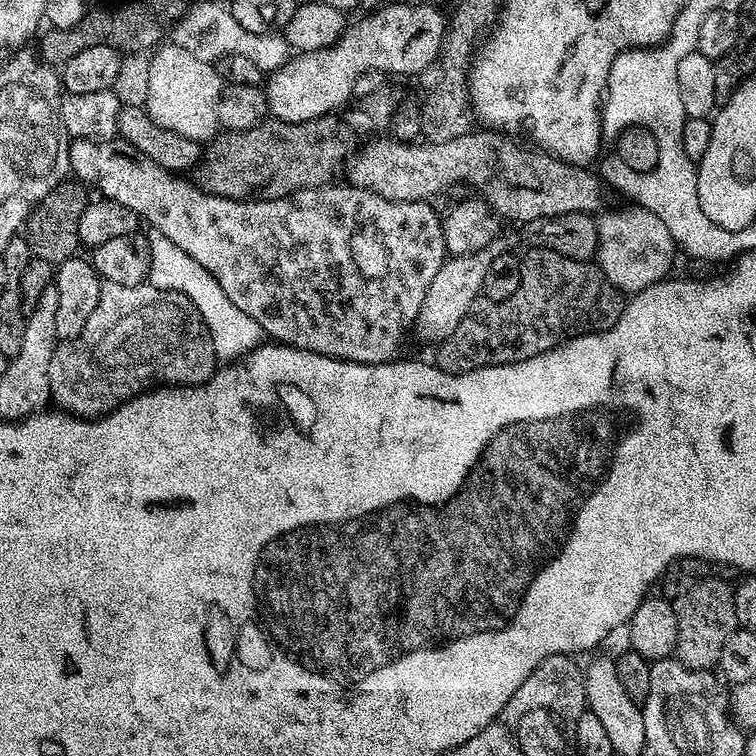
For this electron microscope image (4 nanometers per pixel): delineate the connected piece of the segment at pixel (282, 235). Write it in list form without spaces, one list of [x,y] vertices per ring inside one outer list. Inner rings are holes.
[[[119,138],[106,140],[78,140],[73,139],[67,145],[68,166],[71,175],[77,181],[83,182],[89,189],[97,188],[99,195],[105,200],[113,200],[130,211],[139,214],[145,221],[148,220],[156,227],[155,231],[161,236],[170,238],[174,246],[180,250],[186,250],[198,266],[202,266],[218,282],[218,286],[226,294],[230,304],[236,306],[242,313],[254,318],[258,322],[265,337],[271,338],[277,344],[283,344],[289,348],[301,348],[307,352],[317,352],[323,356],[334,356],[337,360],[352,360],[356,364],[386,364],[397,355],[396,347],[404,336],[404,331],[413,327],[418,310],[422,306],[422,298],[426,298],[426,290],[430,290],[430,284],[434,282],[434,274],[442,270],[446,259],[444,247],[444,226],[441,217],[436,217],[436,212],[431,203],[423,200],[411,200],[403,204],[397,200],[387,200],[381,196],[375,196],[365,188],[353,188],[343,186],[325,186],[323,188],[306,188],[303,192],[295,193],[291,198],[283,200],[227,200],[221,196],[211,196],[195,183],[187,184],[184,178],[158,166],[158,162],[150,162],[134,146],[124,143]]]

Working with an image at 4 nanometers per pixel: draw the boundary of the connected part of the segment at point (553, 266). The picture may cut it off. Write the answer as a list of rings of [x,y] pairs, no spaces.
[[[529,247],[527,251],[528,253],[523,253],[520,262],[522,282],[518,286],[518,290],[514,290],[514,294],[505,300],[489,300],[487,298],[477,300],[466,314],[466,318],[462,318],[462,322],[458,322],[454,334],[439,341],[437,348],[440,349],[436,352],[436,360],[434,359],[435,367],[440,368],[446,374],[461,376],[479,368],[517,364],[543,352],[549,352],[550,349],[563,344],[565,340],[571,340],[573,336],[605,332],[607,328],[618,322],[618,318],[624,312],[625,297],[619,288],[615,288],[600,273],[600,269],[595,263],[565,256],[560,257],[558,254],[554,254],[554,250]]]

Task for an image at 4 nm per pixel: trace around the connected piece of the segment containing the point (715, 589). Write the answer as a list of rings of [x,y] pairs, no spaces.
[[[719,578],[697,580],[681,591],[674,607],[678,618],[675,659],[681,660],[687,668],[693,668],[696,672],[715,669],[720,663],[720,655],[726,642],[738,630],[733,585],[728,585]]]

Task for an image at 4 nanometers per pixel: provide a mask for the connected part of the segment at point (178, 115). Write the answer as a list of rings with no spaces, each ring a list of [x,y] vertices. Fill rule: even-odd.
[[[171,42],[157,47],[148,65],[150,94],[146,110],[152,121],[166,130],[174,130],[174,134],[182,134],[182,138],[211,141],[218,132],[218,98],[222,91],[222,76],[217,65],[202,62],[202,58],[194,58],[190,50],[182,50]]]

